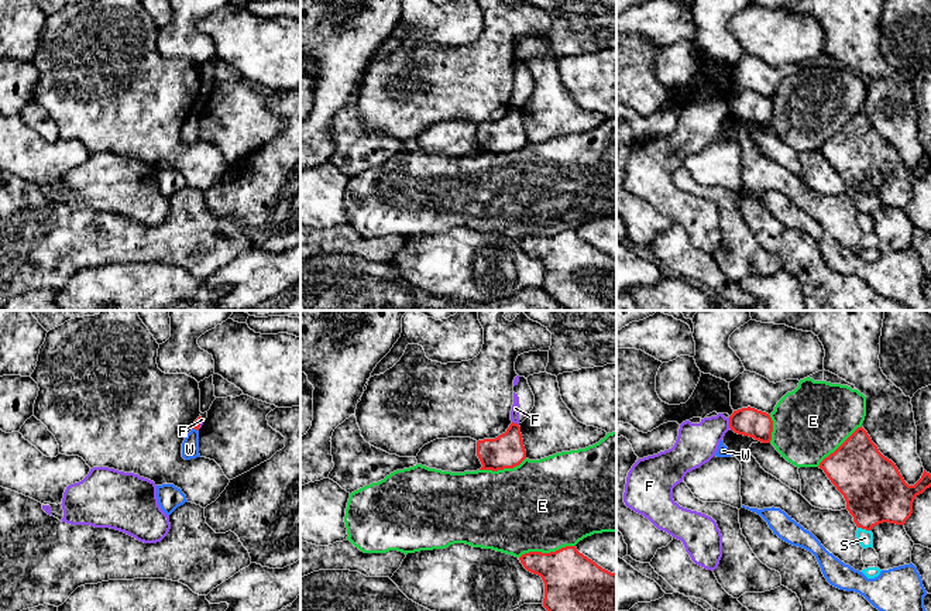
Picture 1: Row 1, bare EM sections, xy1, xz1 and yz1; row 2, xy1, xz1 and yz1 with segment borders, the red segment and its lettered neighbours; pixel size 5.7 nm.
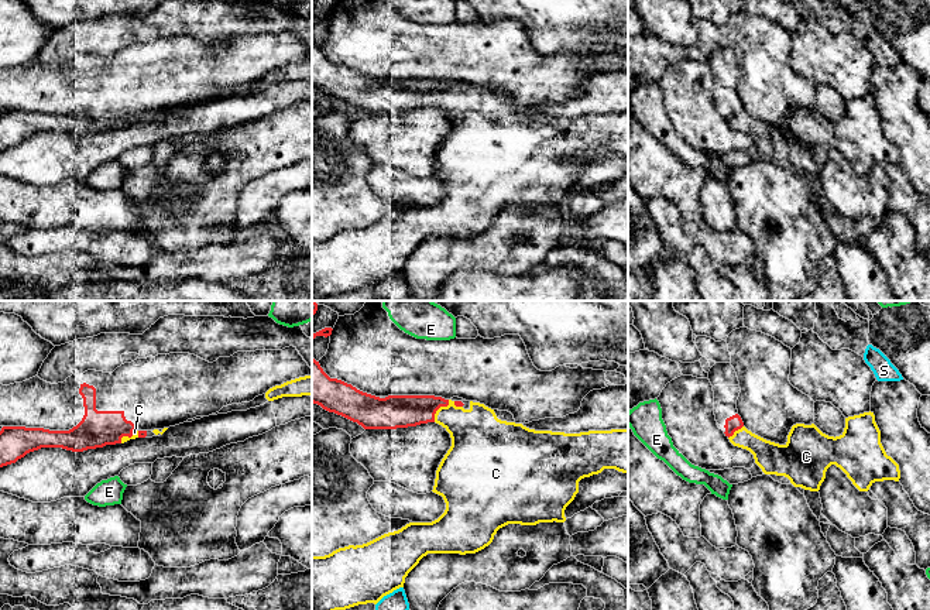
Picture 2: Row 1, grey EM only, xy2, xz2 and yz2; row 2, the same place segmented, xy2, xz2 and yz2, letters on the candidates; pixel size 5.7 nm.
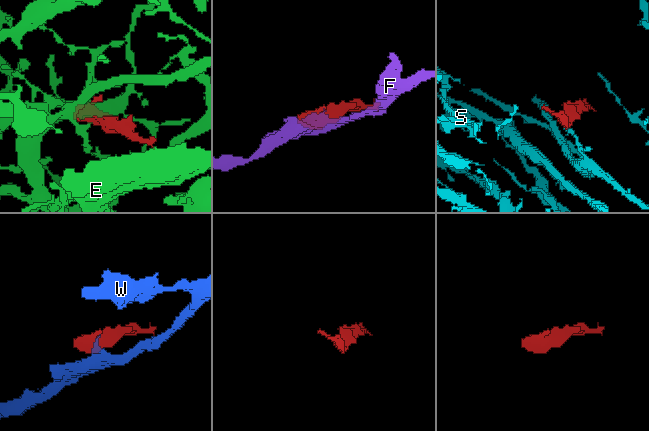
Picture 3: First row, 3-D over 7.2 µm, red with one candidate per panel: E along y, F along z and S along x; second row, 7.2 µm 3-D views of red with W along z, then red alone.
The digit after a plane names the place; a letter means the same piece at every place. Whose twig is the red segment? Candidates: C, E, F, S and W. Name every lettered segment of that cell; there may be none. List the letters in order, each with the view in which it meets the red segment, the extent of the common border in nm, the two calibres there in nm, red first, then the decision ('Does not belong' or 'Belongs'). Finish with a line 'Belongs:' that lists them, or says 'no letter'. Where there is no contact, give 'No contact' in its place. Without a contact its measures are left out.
C: Touches red in xz2. Shared border 160 nm. Thickness 190 nm (red) against 280 nm. Belongs
E: Touches red in xz1. Shared border 320 nm. Thickness 320 nm (red) against 480 nm. Does not belong
F: Touches red in yz1. Shared border 70 nm. Thickness 160 nm (red) against 240 nm. Does not belong
S: Touches red in yz1. Shared border 80 nm. Thickness 360 nm (red) against 90 nm. Does not belong
W: Touches red in xy1. Shared border 40 nm. Thickness 40 nm (red) against 100 nm. Does not belong
Belongs: C

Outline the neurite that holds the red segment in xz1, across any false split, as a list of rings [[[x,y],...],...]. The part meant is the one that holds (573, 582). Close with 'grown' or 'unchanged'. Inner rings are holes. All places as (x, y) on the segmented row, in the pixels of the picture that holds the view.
[[[576,546],[556,552],[529,552],[519,557],[523,567],[544,583],[543,607],[547,611],[616,611],[616,573],[584,556]]] | unchanged

